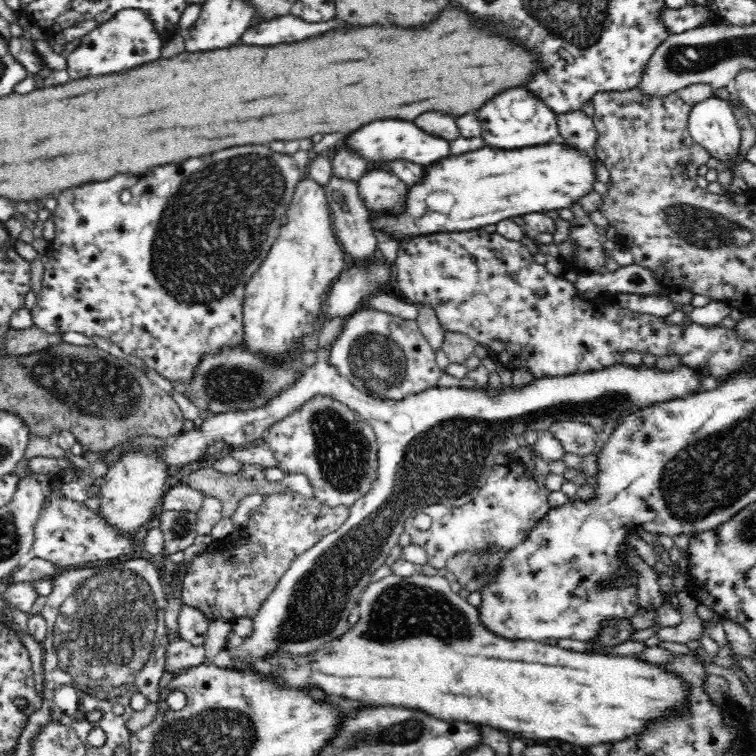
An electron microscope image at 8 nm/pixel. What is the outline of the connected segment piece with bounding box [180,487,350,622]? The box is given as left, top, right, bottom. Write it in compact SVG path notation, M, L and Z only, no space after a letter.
M288 487L284 492L280 492L280 494L269 494L264 496L264 502L260 504L260 506L255 509L255 511L250 514L250 518L248 520L248 525L245 529L235 530L227 540L223 540L222 542L217 542L213 544L212 552L205 552L196 555L186 567L186 573L184 575L182 589L181 589L181 599L180 603L188 604L203 612L203 615L206 616L210 621L226 620L232 622L240 617L248 617L253 618L253 616L258 612L260 605L263 604L264 601L267 600L269 594L276 588L278 584L279 578L283 576L283 574L290 568L292 561L296 560L296 557L299 557L302 553L306 552L309 548L312 548L321 538L324 538L327 534L334 532L336 529L339 529L340 526L344 524L344 521L349 517L350 508L348 506L336 506L336 508L331 508L330 506L325 506L321 504L318 499L315 497L306 498L306 496L292 491Z

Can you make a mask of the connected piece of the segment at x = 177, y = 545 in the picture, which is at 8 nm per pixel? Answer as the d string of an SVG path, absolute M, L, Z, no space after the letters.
M188 510L164 511L159 515L160 530L164 538L164 555L169 556L179 550L188 548L198 536L198 515Z

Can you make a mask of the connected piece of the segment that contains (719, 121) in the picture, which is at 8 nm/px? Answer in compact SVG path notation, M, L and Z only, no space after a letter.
M712 95L710 98L706 97L703 101L696 101L694 106L691 106L692 110L688 116L687 127L692 135L692 138L703 148L710 153L710 156L717 158L720 162L720 169L728 168L732 170L733 179L727 186L726 192L734 193L740 191L746 191L748 186L746 181L733 172L733 168L741 162L732 162L740 150L740 127L736 123L735 114L732 112L730 103L724 99Z

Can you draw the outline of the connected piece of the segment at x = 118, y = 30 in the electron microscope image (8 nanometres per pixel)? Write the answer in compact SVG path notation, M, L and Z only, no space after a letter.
M124 8L108 22L94 28L81 38L80 44L66 58L70 80L120 73L158 60L167 36L156 33L147 12L139 8Z

